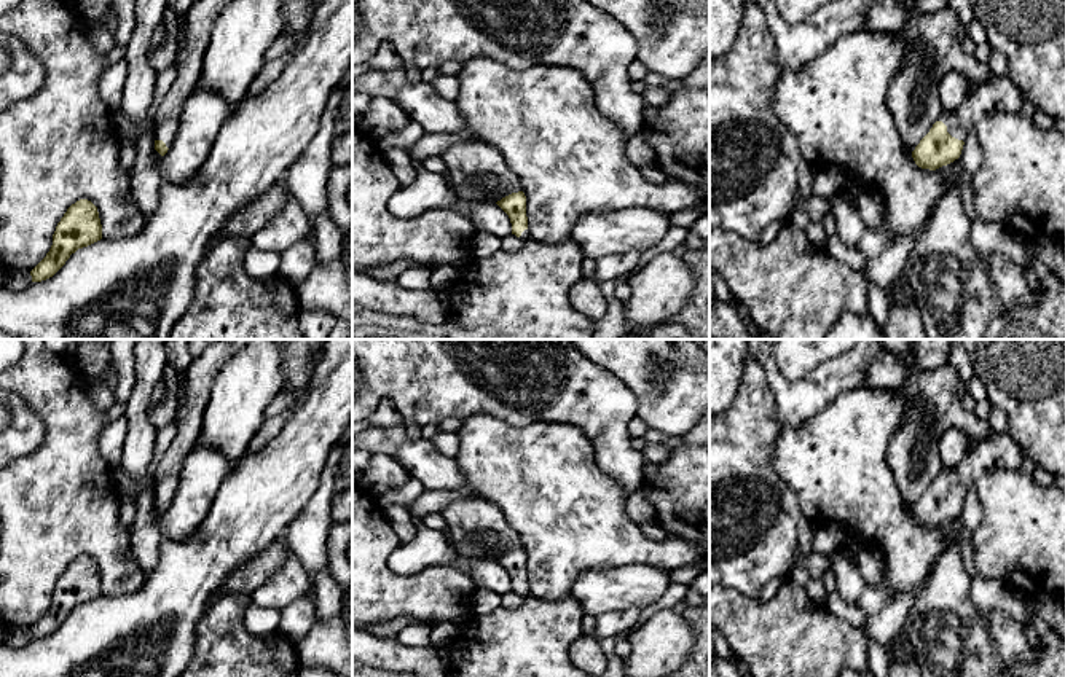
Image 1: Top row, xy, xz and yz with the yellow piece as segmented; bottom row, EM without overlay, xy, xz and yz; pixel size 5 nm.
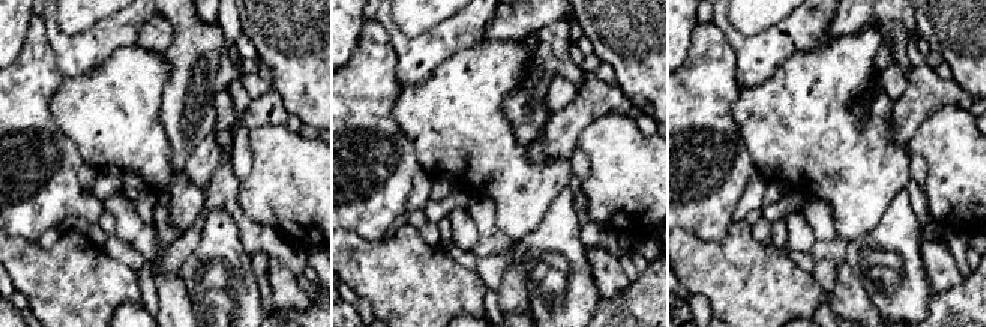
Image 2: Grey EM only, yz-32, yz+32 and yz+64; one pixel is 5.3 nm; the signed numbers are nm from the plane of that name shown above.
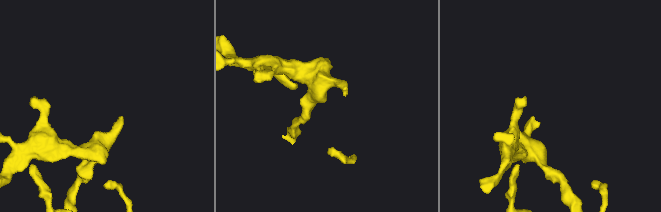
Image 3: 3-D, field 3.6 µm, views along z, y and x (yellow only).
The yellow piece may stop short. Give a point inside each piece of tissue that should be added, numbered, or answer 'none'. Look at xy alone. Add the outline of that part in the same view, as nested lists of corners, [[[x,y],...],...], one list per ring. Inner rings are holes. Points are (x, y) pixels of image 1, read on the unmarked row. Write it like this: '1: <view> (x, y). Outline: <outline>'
1: xy (200, 376). Outline: [[[217,339],[185,373],[187,400],[177,411],[177,433],[161,457],[155,472],[155,494],[169,505],[175,495],[180,470],[187,454],[201,433],[202,414],[210,398],[210,389],[222,366],[252,339]]]

